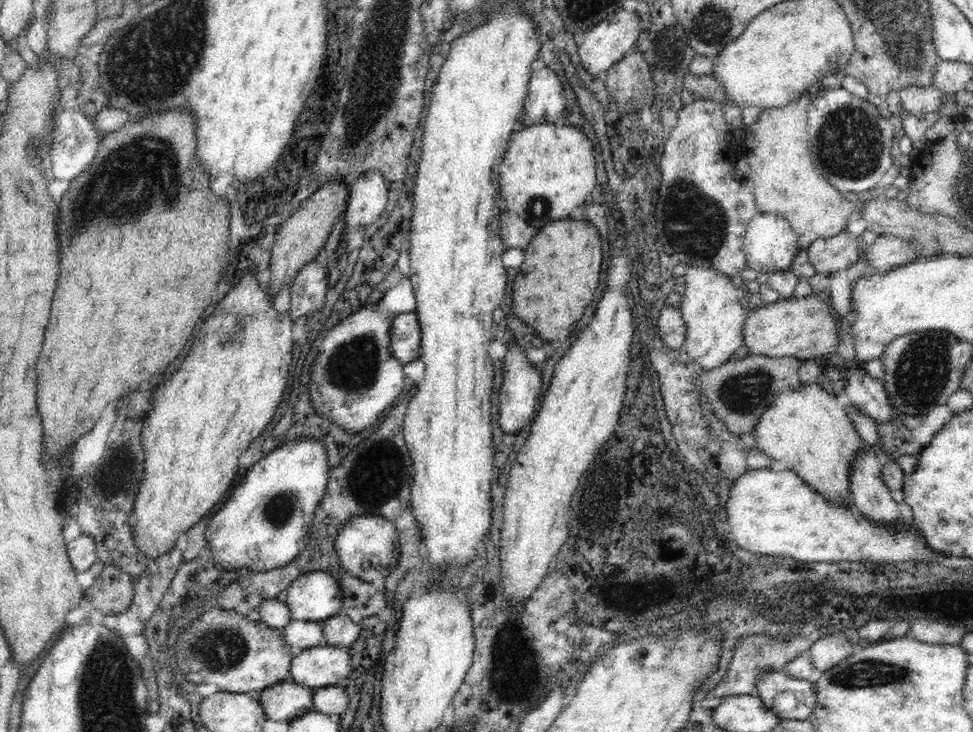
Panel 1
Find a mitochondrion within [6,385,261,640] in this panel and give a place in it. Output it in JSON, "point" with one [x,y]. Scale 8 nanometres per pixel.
{"point":[63,495]}

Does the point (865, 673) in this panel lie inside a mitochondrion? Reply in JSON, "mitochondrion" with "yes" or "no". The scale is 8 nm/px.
{"mitochondrion":"yes"}

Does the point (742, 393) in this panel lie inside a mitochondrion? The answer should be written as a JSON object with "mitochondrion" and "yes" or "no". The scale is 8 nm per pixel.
{"mitochondrion":"yes"}

